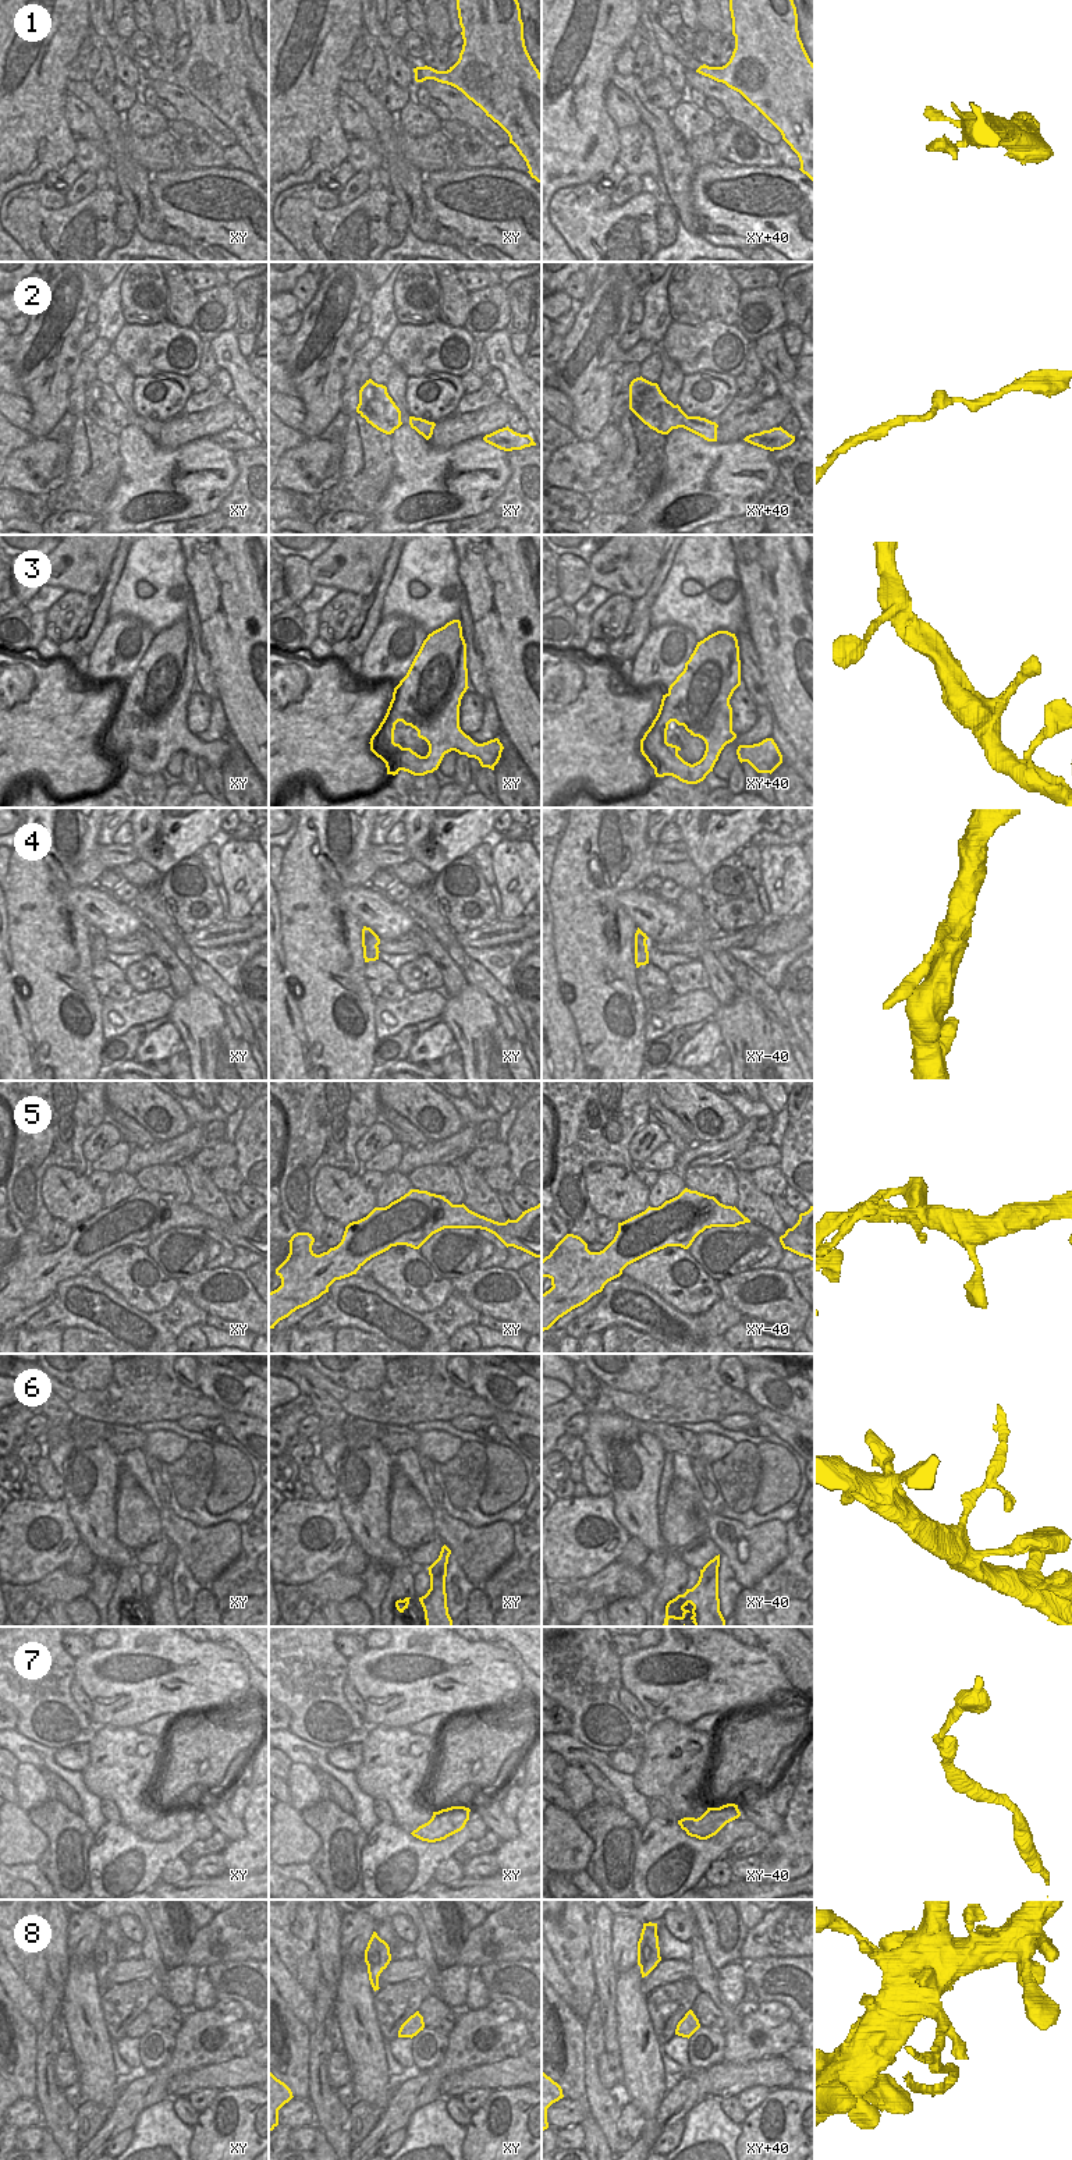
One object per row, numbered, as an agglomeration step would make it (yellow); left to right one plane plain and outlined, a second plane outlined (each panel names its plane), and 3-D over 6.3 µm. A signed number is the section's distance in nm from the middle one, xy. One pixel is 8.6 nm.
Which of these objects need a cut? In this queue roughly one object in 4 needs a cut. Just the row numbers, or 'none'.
4, 5, 6, 8

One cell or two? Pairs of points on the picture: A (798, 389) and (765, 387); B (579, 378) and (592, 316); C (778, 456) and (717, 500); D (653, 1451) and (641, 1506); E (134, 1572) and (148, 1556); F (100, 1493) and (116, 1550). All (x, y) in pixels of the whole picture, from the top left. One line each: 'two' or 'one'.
A: two
B: one
C: two
D: one
E: two
F: one

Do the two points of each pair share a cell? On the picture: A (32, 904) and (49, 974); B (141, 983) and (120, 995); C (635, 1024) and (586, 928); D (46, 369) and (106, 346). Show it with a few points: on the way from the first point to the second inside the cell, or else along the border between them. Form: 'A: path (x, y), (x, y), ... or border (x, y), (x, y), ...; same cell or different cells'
A: path (35, 921), (49, 947), (49, 957); same cell
B: border (125, 979), (135, 992); different cells
C: path (611, 1000), (600, 989), (595, 951); same cell
D: border (81, 351), (82, 360); different cells

